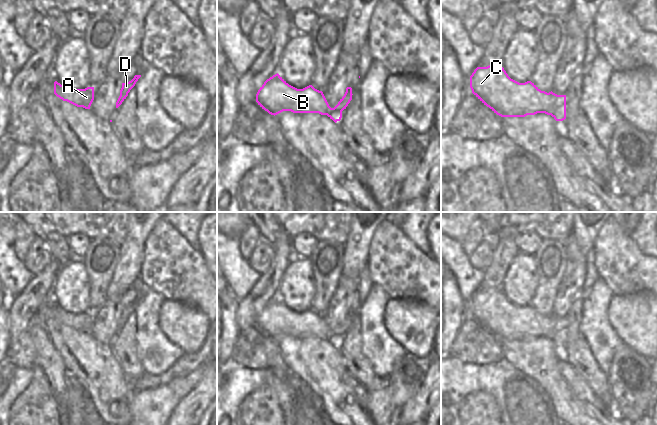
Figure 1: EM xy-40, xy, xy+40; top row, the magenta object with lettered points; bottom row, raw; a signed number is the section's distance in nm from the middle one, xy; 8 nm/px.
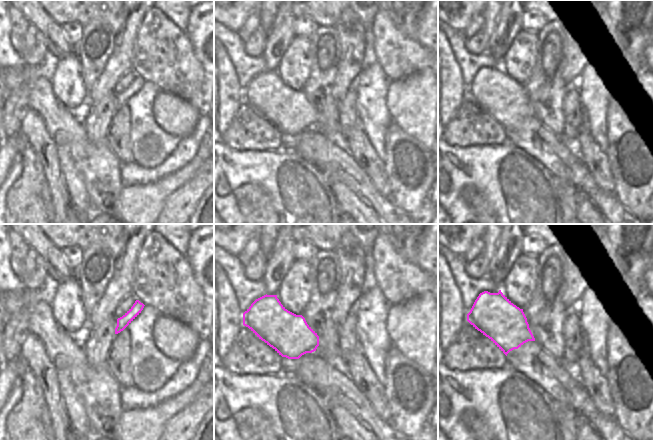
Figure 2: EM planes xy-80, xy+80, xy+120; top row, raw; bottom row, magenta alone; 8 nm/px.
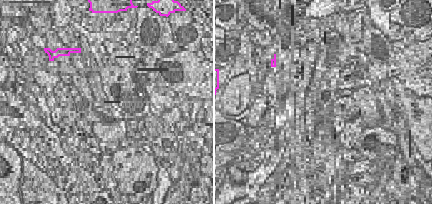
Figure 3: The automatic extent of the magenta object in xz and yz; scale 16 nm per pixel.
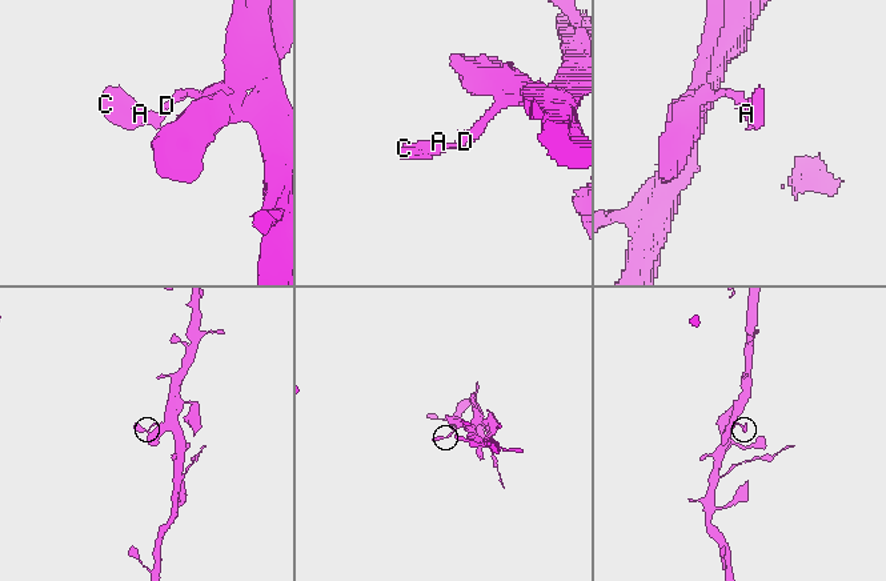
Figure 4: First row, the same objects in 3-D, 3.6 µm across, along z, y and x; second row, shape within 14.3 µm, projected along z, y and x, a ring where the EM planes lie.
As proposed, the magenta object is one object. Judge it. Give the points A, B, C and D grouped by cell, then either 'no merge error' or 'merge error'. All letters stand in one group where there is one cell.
groups A B C D; no merge error

